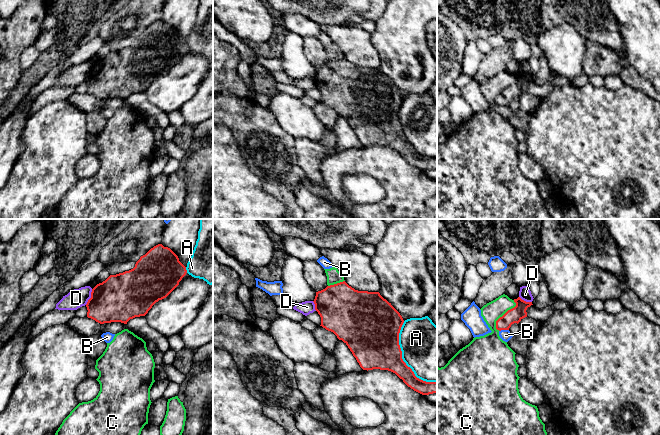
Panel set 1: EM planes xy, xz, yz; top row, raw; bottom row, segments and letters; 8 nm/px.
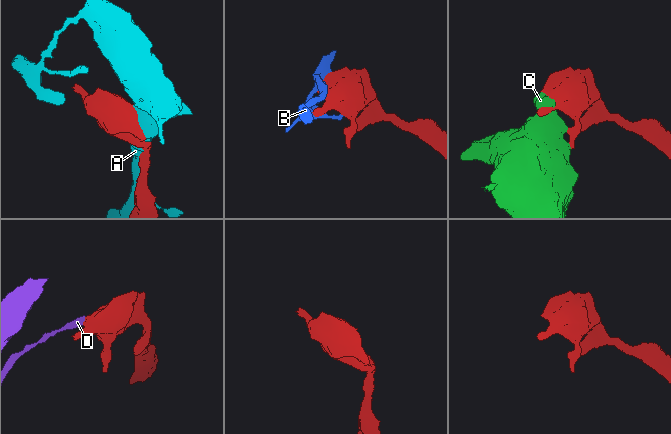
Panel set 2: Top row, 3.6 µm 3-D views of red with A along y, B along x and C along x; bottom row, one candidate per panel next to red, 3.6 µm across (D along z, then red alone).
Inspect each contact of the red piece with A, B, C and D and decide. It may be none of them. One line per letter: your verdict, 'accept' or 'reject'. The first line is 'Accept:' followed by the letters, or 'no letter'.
Accept: no letter
A: reject
B: reject
C: reject
D: reject

